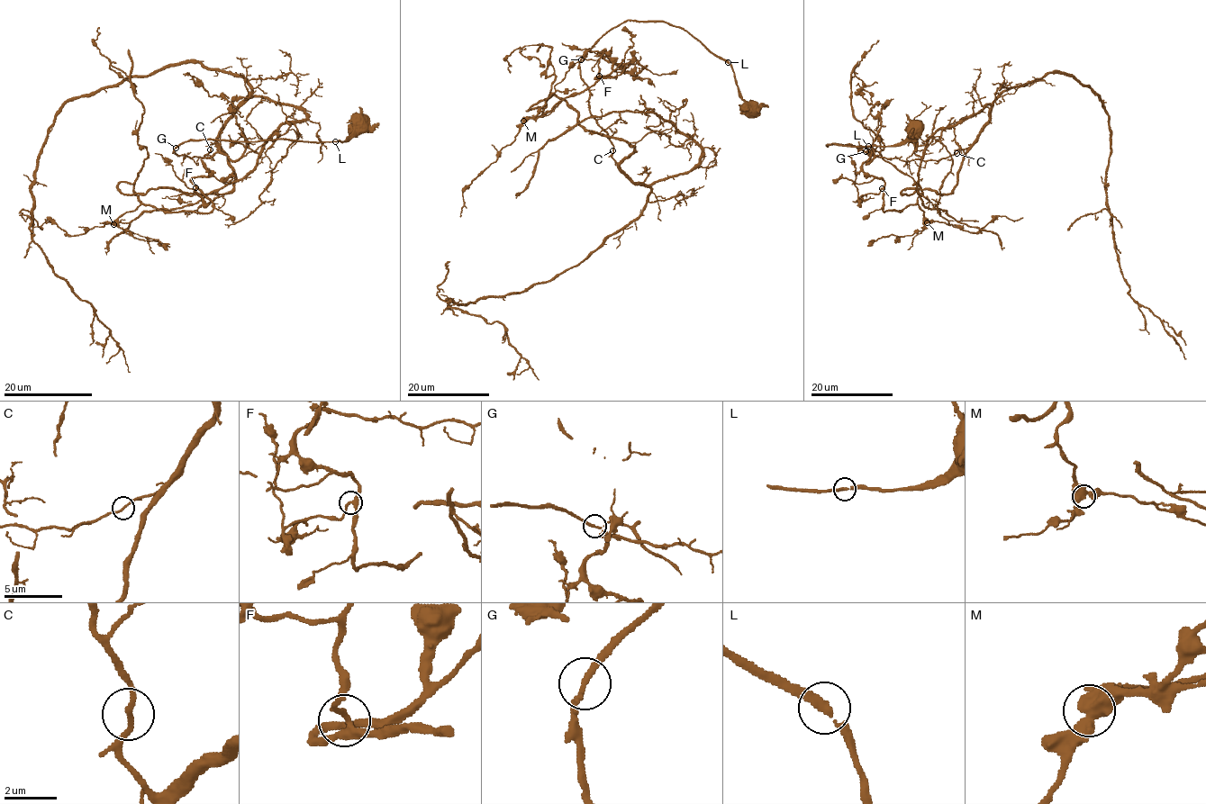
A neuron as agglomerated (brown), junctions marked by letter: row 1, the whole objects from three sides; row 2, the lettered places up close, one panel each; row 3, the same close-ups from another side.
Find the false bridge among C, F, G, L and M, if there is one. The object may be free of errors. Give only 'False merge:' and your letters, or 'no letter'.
False merge: no letter

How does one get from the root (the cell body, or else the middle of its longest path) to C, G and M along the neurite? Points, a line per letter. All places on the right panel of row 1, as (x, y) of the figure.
C: (916, 128), (902, 142), (888, 146), (826, 145), (852, 144), (877, 157), (906, 161), (938, 160), (956, 153)
G: (916, 128), (910, 130), (902, 142), (888, 146), (826, 145), (852, 144), (865, 151)
M: (916, 128), (888, 146), (826, 145), (906, 161), (968, 147), (949, 194), (902, 193), (920, 187), (927, 222)

